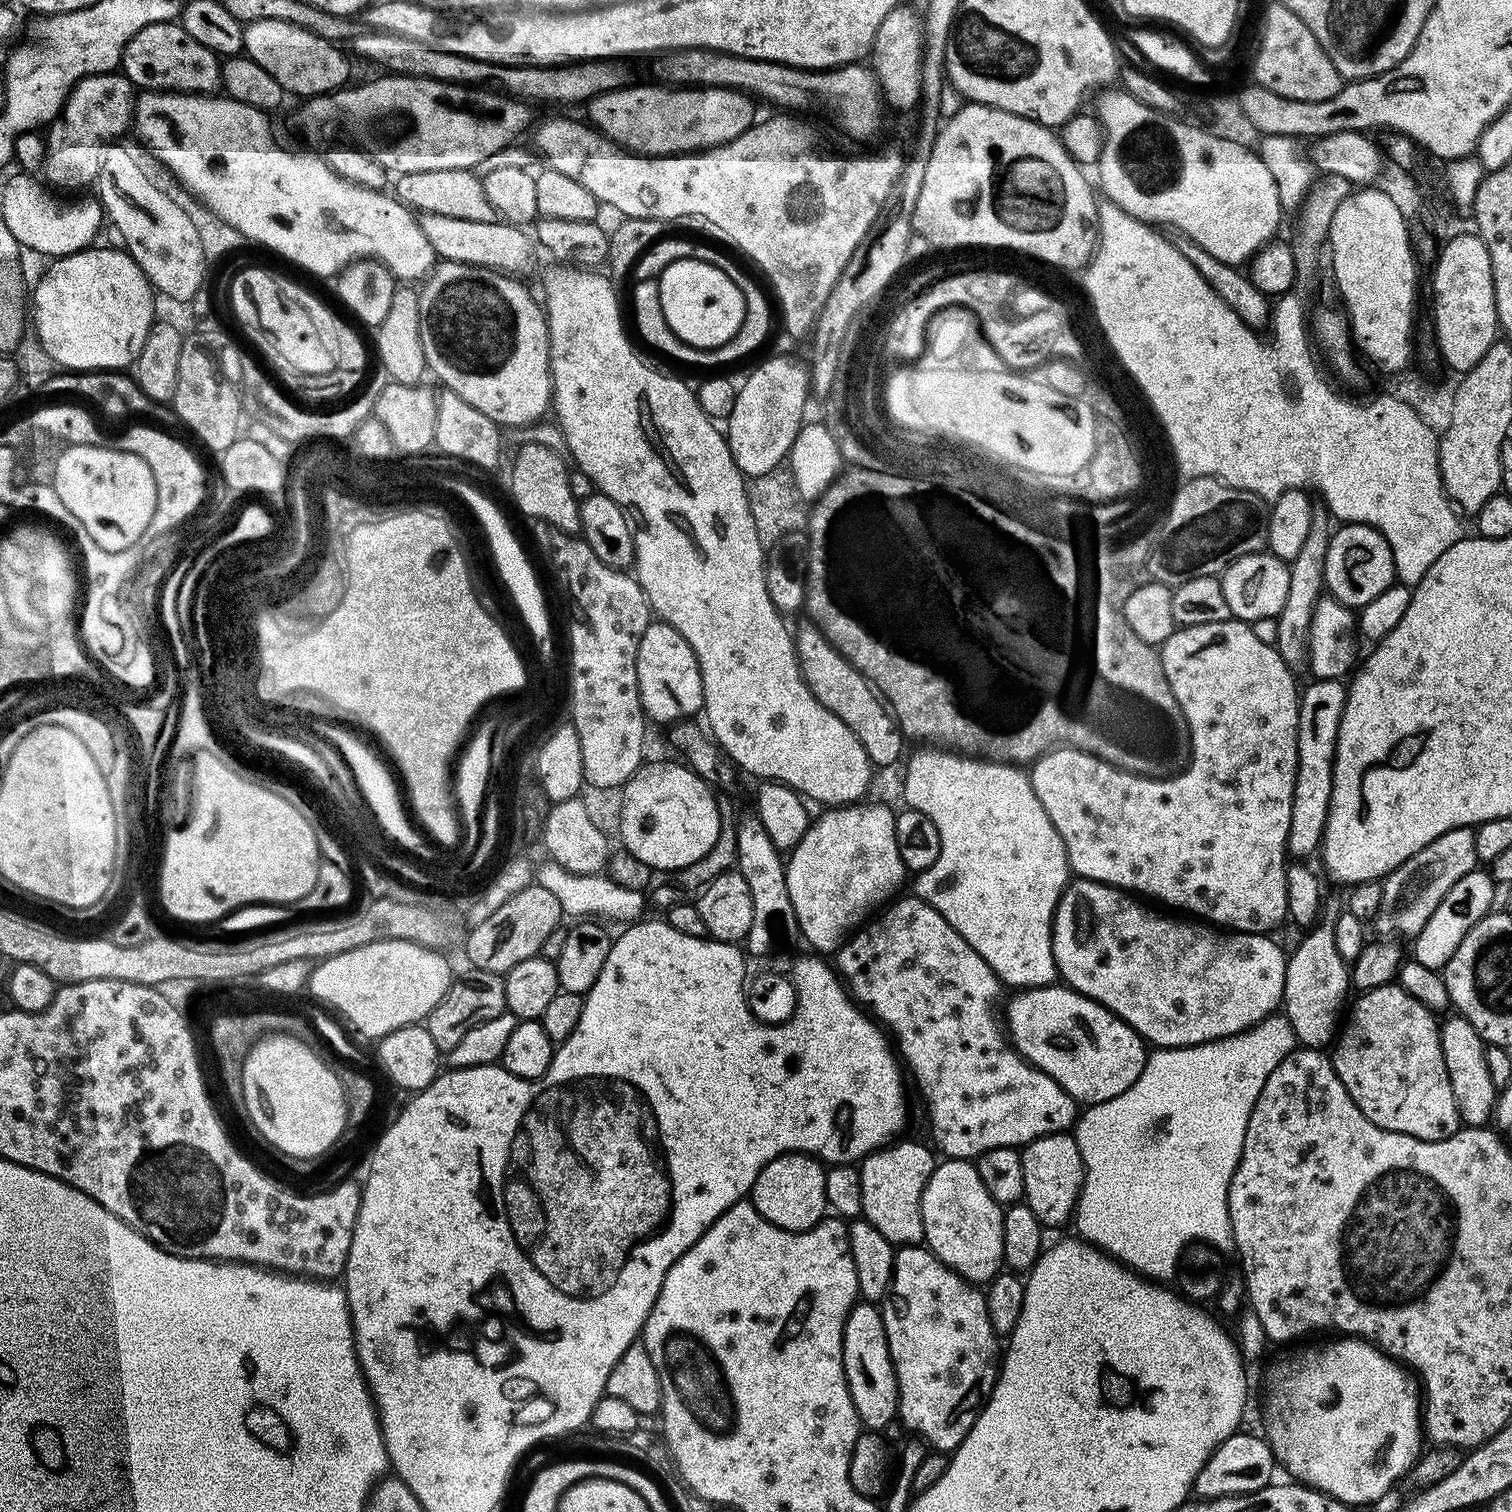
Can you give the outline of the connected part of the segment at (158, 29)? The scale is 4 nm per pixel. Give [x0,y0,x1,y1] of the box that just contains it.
[122,22,222,94]

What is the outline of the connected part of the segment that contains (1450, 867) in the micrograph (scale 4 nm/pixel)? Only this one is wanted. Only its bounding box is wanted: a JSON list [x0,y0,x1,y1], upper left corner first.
[1372,828,1479,938]

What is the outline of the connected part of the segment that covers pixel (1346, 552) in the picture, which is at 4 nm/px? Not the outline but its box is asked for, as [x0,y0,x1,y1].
[1324,524,1396,610]

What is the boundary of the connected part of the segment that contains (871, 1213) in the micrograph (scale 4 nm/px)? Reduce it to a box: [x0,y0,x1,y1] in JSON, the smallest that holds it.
[859,1140,938,1246]

